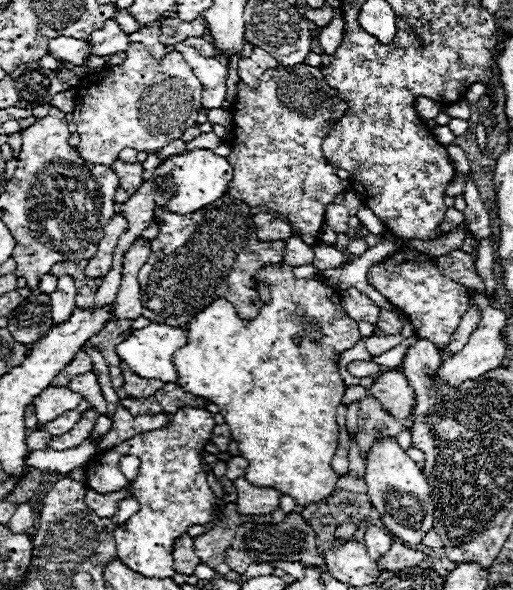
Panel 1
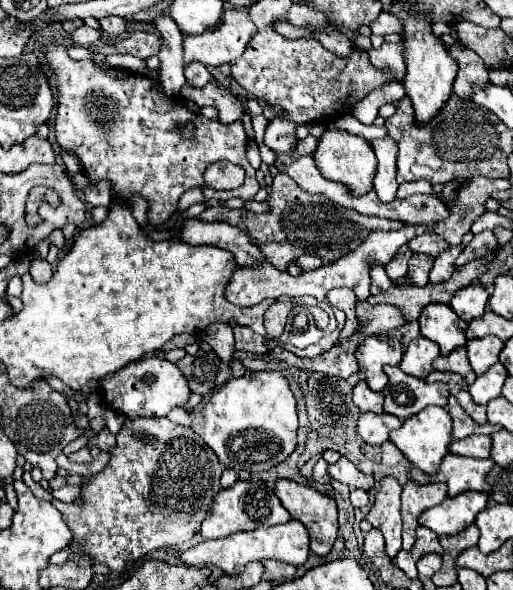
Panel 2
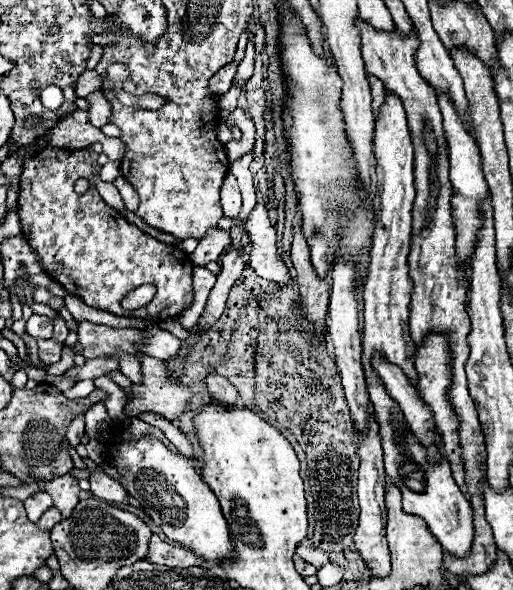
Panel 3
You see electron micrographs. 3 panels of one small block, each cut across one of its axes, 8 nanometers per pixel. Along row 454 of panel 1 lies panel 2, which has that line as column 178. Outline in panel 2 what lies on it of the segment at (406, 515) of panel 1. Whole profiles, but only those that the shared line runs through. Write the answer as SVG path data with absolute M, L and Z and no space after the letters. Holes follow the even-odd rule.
M148 356L142 360L130 362L128 366L114 372L112 376L106 376L102 380L102 392L104 392L106 404L114 410L124 412L128 418L166 416L172 408L184 406L192 394L188 388L186 376L180 372L180 368L162 356Z

